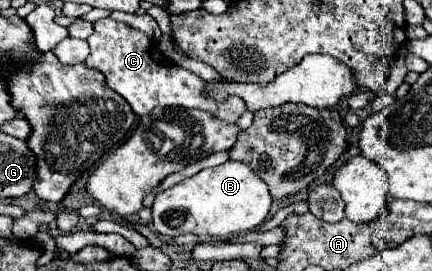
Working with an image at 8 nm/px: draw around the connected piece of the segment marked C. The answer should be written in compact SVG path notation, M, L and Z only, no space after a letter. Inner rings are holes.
M112 18L96 20L94 22L94 34L88 38L90 44L90 58L86 60L88 66L98 68L106 76L106 84L110 90L116 90L134 110L136 116L150 114L156 106L182 106L182 108L198 108L204 112L210 112L214 118L218 116L222 122L234 124L244 112L246 102L240 96L228 96L222 100L212 100L206 94L208 84L196 76L194 72L180 68L172 64L156 46L154 40L150 40L144 32L134 30L126 24L120 24Z

